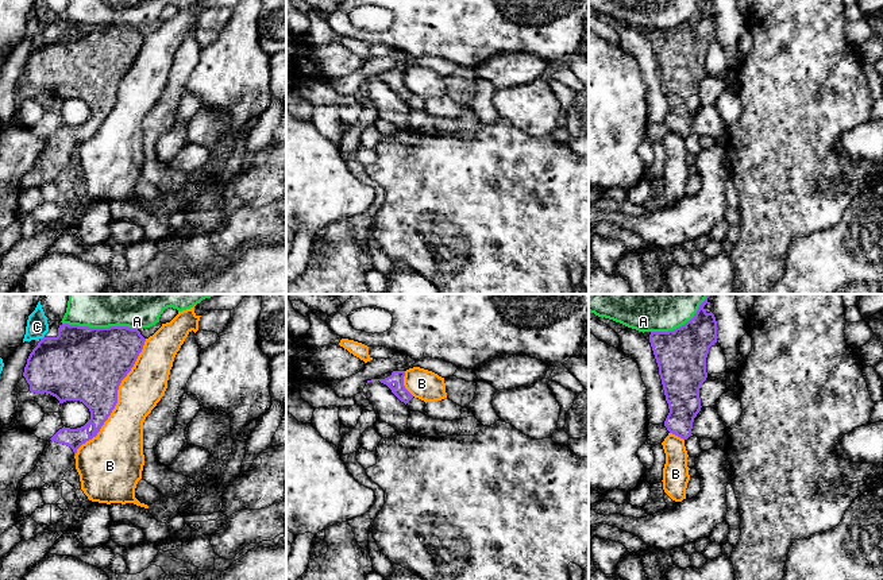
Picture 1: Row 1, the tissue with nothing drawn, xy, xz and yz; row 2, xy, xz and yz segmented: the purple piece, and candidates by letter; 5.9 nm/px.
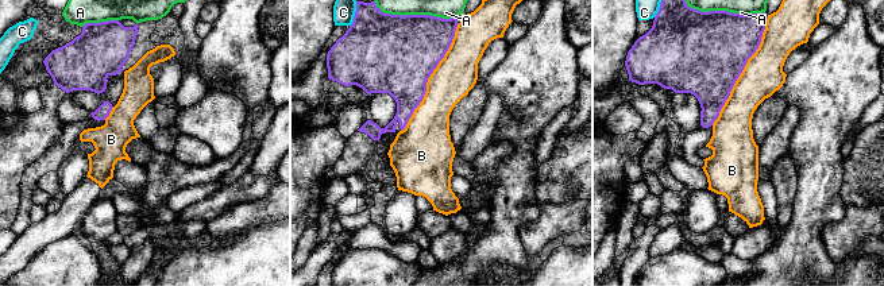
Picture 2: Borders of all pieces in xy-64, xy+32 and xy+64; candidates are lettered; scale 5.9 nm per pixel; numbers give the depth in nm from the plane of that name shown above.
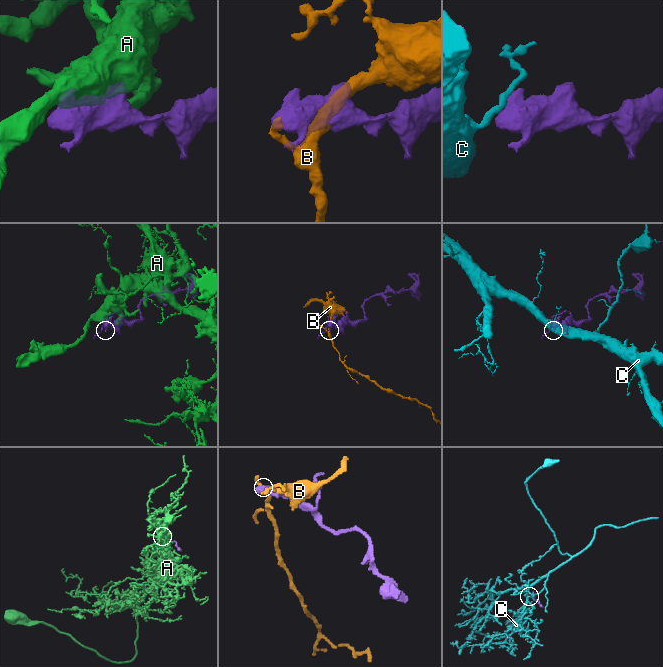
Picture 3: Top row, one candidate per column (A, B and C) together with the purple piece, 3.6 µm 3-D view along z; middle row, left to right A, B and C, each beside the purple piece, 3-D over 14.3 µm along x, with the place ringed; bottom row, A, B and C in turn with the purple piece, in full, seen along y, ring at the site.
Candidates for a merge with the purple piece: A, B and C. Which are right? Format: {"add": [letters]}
{"add": []}

